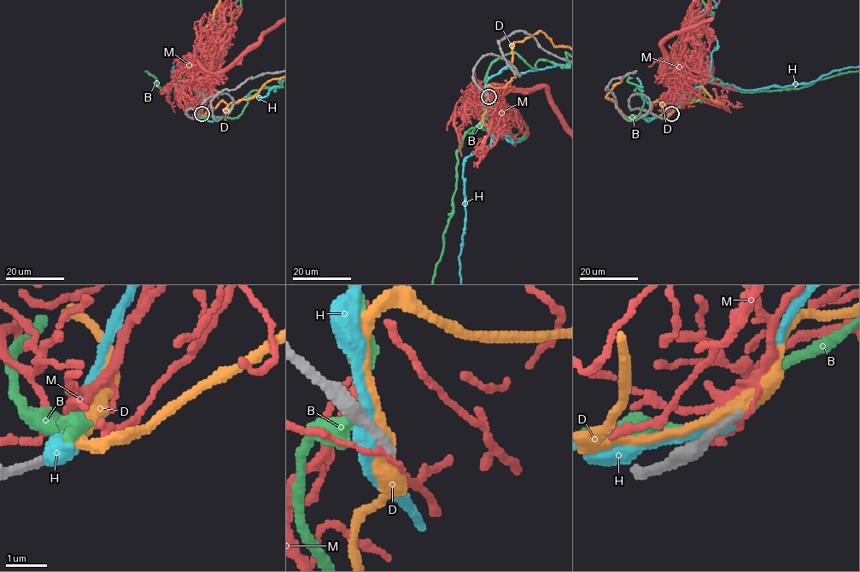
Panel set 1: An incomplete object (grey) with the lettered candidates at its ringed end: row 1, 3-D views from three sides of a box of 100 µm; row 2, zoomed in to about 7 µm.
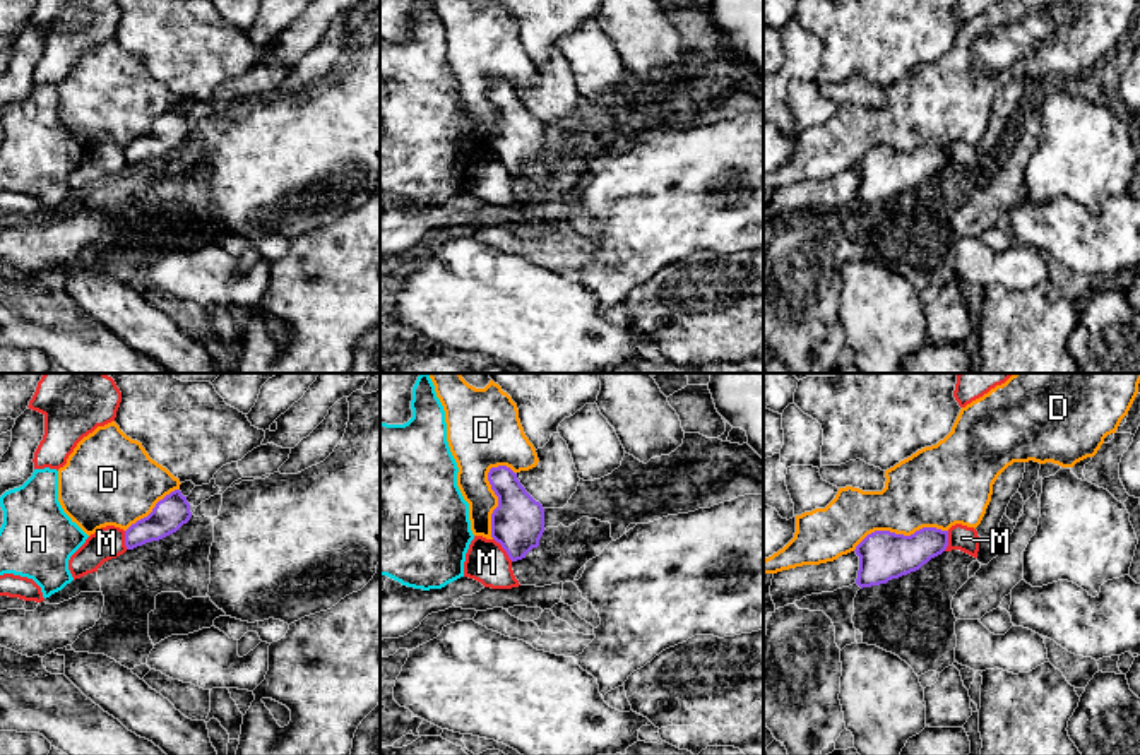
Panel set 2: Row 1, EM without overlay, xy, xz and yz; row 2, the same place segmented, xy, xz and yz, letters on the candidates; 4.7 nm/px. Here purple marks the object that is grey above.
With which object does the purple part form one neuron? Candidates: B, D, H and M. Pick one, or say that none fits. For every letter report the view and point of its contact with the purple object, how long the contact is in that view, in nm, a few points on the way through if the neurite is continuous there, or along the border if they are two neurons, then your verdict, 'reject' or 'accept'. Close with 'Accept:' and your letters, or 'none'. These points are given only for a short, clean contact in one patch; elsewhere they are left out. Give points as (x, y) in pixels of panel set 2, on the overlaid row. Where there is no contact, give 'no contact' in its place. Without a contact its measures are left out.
B: no contact | reject
D: yz (899, 535) | 460 nm | reject
H: no contact | reject
M: xz (504, 548) | 140 nm | along xz (493, 538), (512, 560) | reject
Accept: none

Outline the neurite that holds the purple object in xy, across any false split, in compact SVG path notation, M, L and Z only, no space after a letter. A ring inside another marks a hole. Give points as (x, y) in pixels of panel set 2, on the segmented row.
M180 490L171 491L156 503L152 512L125 531L125 546L134 550L176 532L192 517L190 503Z

